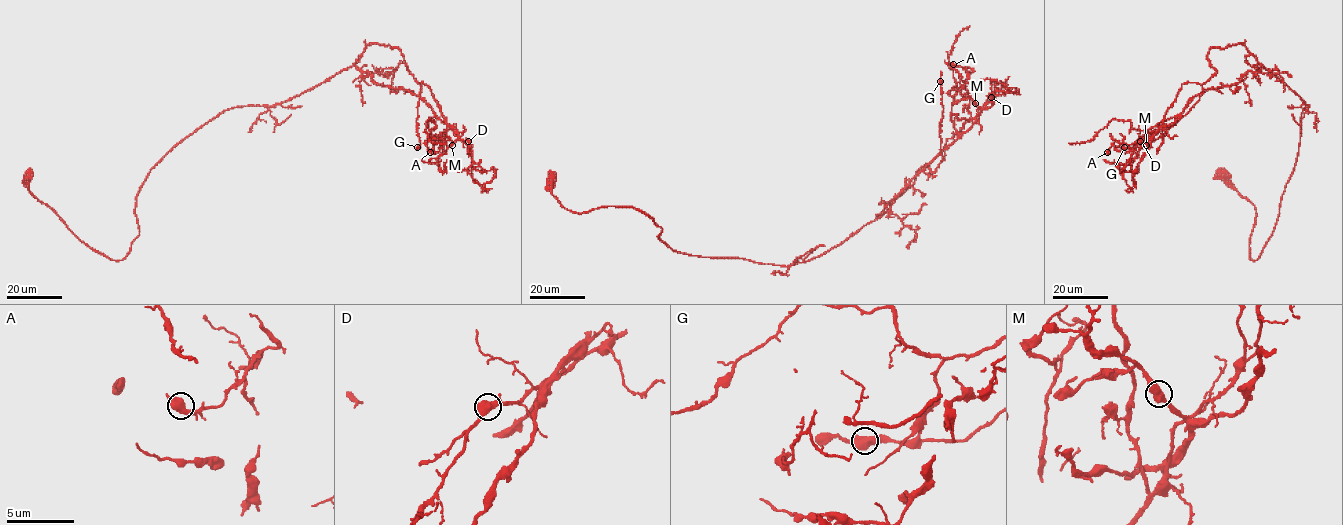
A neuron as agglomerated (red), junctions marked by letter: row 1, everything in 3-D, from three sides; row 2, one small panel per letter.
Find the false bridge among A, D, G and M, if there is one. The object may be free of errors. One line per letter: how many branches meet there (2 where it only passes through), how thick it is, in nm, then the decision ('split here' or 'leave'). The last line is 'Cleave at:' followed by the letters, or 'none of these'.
A: 2 | 550 nm | leave
D: 2 | 550 nm | leave
G: 2 | 600 nm | leave
M: 2 | 550 nm | leave
Cleave at: none of these

